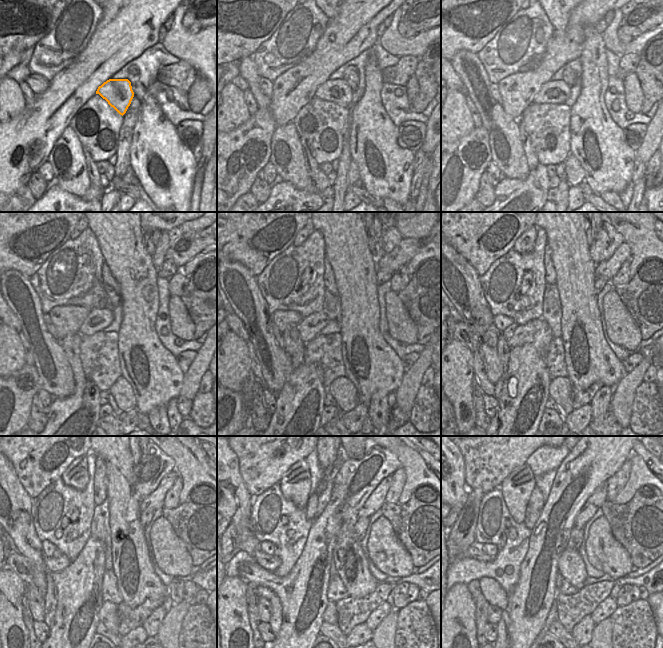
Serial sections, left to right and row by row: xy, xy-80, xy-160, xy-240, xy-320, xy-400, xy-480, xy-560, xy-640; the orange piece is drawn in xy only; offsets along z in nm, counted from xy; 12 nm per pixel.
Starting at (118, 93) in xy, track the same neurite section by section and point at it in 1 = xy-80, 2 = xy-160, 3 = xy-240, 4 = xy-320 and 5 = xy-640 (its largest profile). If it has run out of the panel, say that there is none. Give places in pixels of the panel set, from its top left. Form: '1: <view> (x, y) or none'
1: xy-80 (337, 91)
2: xy-160 (556, 92)
3: xy-240 (98, 319)
4: xy-320 (309, 327)
5: xy-640 (471, 552)

